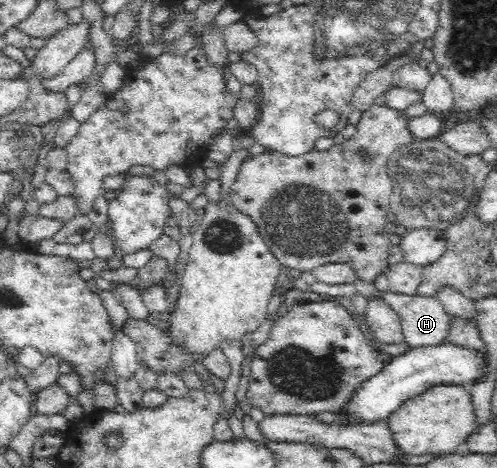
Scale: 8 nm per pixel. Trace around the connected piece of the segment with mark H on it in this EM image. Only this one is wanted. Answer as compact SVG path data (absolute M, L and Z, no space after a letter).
M387 291L380 297L399 316L404 341L410 348L445 343L452 317L436 296Z

